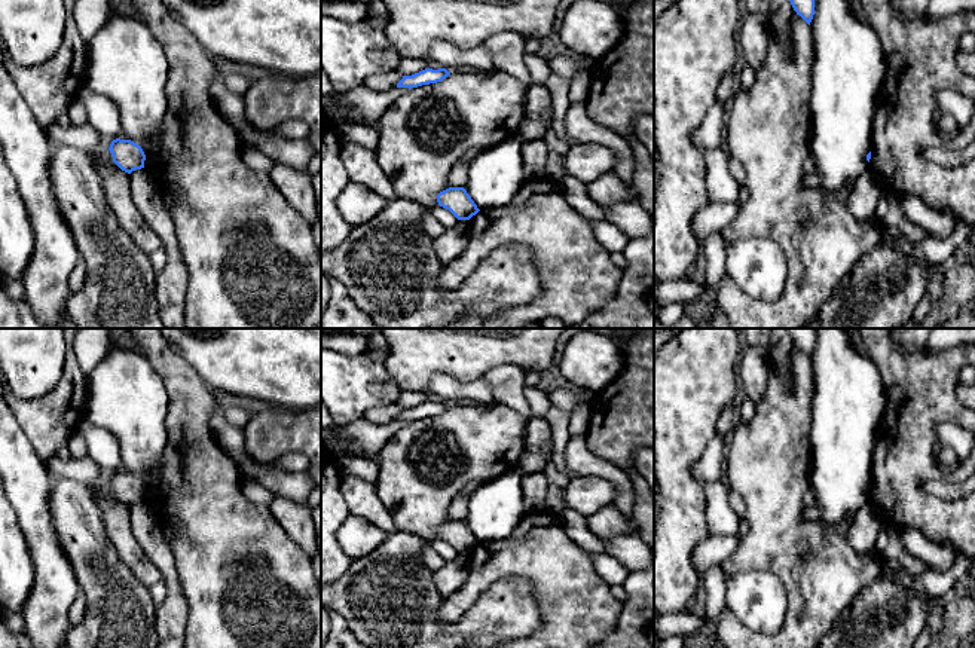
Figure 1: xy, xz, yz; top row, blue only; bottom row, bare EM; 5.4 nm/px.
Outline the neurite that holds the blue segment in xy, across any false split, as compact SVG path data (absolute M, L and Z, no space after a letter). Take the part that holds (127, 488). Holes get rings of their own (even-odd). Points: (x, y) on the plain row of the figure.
M116 471L108 480L113 495L131 510L131 529L147 559L158 566L166 596L156 608L159 648L184 648L189 605L181 589L177 563L162 525L144 502L146 487L131 473Z

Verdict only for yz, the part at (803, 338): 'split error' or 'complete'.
complete

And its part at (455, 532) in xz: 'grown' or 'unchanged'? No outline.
unchanged

